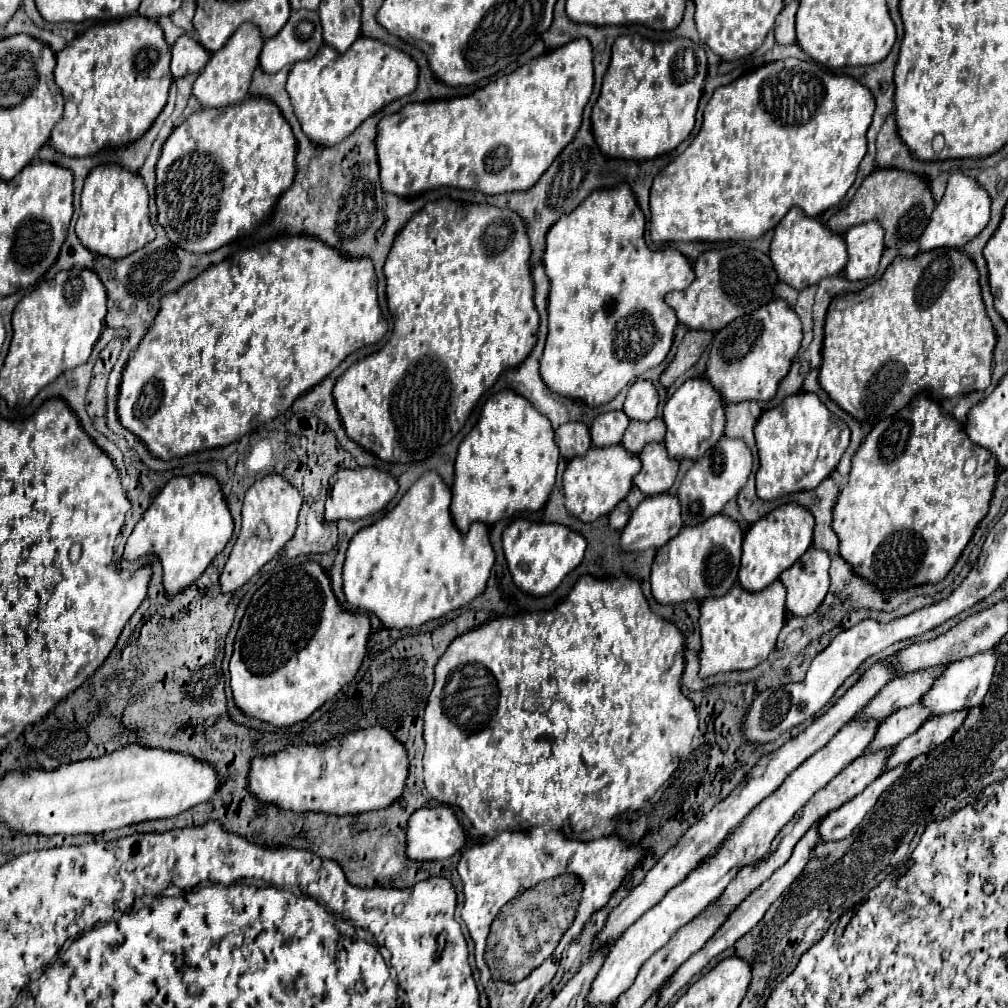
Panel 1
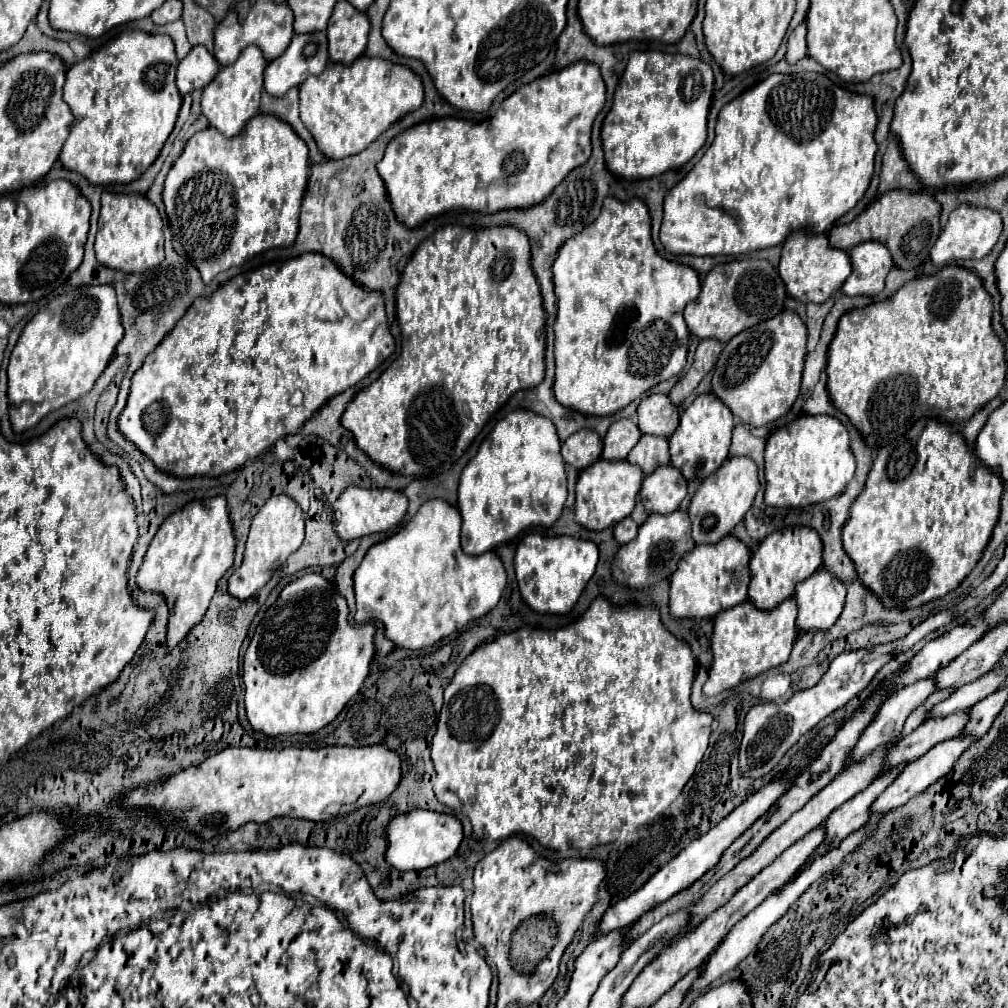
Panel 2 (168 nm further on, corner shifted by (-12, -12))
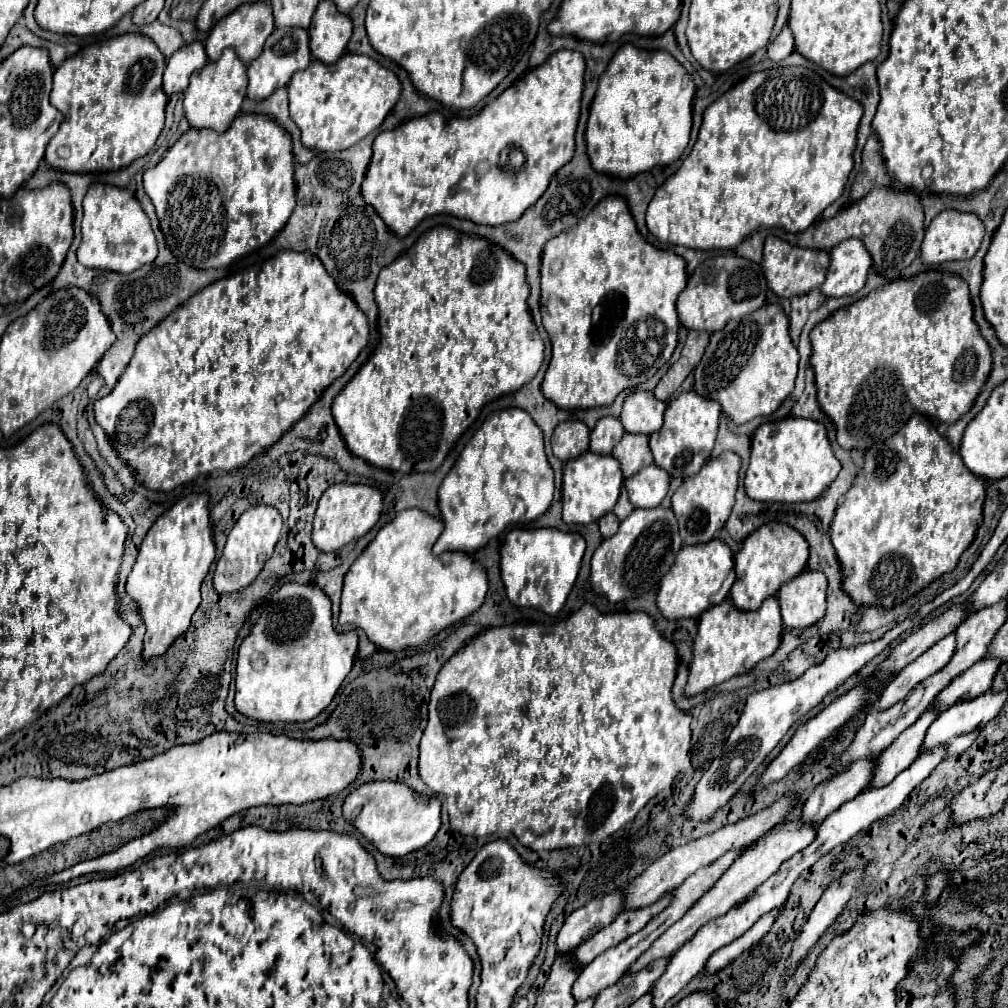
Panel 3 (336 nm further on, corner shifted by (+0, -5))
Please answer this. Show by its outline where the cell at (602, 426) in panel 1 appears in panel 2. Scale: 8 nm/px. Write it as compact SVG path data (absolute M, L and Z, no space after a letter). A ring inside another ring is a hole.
M620 419L610 425L606 437L604 437L604 459L626 459L630 449L638 443L642 437L638 425L632 419Z

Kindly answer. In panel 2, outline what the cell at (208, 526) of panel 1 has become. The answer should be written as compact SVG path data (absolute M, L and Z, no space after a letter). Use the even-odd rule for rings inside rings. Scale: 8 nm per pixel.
M222 495L190 501L160 525L144 555L136 583L142 591L162 593L168 601L168 649L174 649L206 613L218 581L234 565L234 549L234 529L228 517L226 497Z

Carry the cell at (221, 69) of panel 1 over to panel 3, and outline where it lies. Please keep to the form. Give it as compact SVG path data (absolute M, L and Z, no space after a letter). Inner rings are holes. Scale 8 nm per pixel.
M226 48L218 62L208 62L202 70L190 76L190 84L184 90L184 116L192 128L210 128L216 132L228 130L232 120L240 114L242 100L246 98L248 74L242 60L232 48Z

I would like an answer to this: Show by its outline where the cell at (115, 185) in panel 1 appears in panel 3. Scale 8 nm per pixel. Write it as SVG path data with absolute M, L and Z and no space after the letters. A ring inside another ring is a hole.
M92 184L84 198L82 240L78 246L78 262L96 270L110 270L130 274L144 264L150 264L158 254L156 238L150 228L150 220L134 194L124 188Z

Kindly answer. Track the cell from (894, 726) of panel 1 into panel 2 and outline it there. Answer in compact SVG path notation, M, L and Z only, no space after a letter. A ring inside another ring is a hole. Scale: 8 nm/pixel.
M992 669L988 671L986 675L982 675L980 679L956 689L948 699L944 699L940 705L934 705L930 711L928 711L928 717L926 719L932 719L932 717L948 717L950 713L958 713L958 711L964 711L972 705L976 705L978 701L982 701L984 697L988 697L990 693L994 693L1002 683L1006 681L1004 673L1000 669Z

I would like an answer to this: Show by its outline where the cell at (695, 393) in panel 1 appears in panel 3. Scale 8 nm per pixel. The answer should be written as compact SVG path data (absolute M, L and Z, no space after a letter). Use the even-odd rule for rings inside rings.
M694 390L678 394L666 406L662 428L650 434L650 452L654 456L654 464L666 470L670 476L688 478L696 474L710 458L710 452L714 448L718 418L720 418L720 404L716 400L702 398Z

